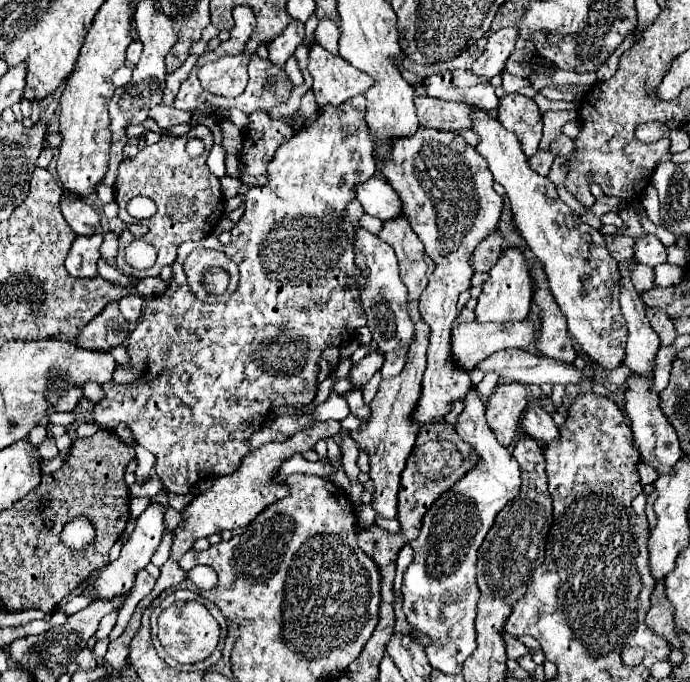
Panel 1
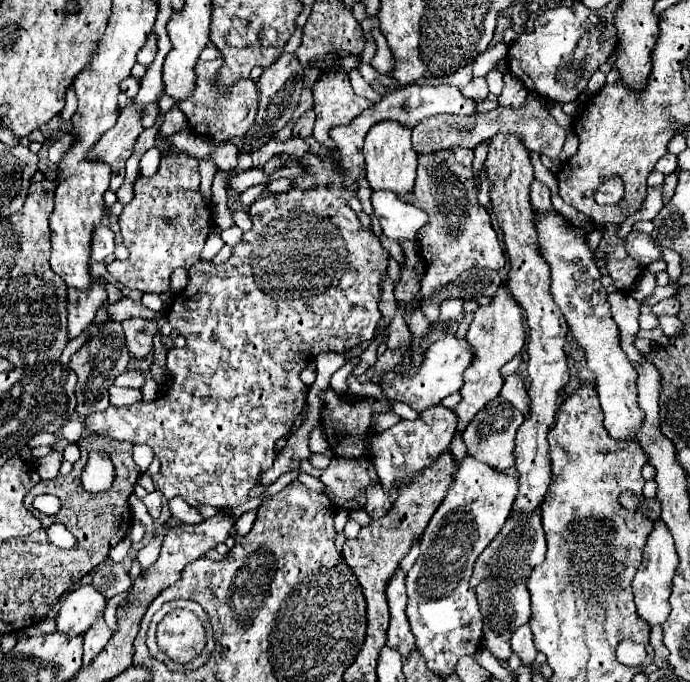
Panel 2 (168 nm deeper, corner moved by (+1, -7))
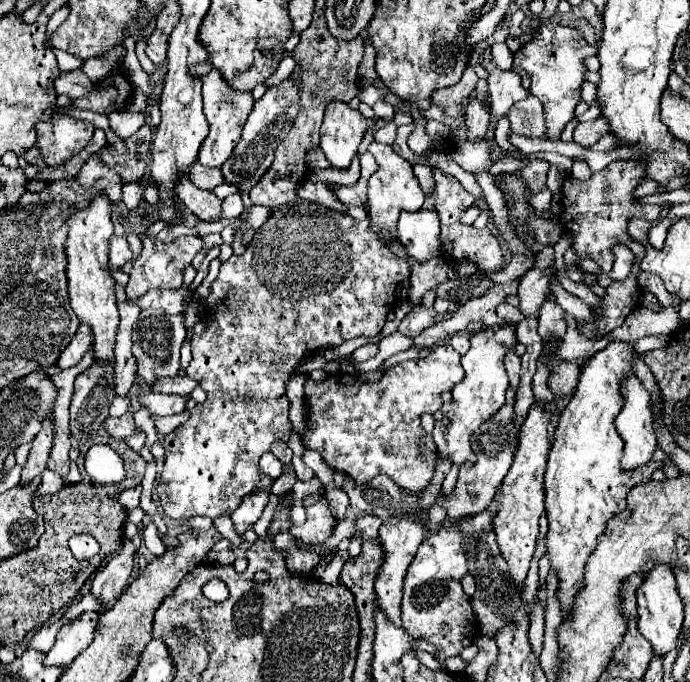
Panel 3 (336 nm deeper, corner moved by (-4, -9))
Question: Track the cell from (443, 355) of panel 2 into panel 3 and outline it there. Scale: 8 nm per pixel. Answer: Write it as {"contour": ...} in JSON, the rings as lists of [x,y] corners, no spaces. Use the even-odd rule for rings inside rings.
{"contour":[[[440,344],[420,360],[402,362],[384,372],[378,382],[360,382],[352,374],[330,374],[322,382],[306,380],[310,424],[302,442],[318,450],[328,466],[362,484],[378,474],[388,474],[398,486],[422,490],[434,470],[434,442],[420,426],[420,416],[440,410],[440,394],[464,378],[460,354],[450,344]]]}

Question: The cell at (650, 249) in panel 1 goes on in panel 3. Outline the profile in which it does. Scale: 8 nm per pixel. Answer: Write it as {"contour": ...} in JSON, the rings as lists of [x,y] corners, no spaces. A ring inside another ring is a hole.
{"contour":[[[632,218],[628,222],[628,232],[634,240],[640,240],[640,242],[646,242],[648,240],[648,230],[650,230],[652,222],[648,220],[642,220],[642,218]]]}

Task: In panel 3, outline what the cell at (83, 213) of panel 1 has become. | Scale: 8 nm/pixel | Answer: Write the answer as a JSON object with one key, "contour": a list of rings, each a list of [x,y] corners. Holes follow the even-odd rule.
{"contour":[[[112,236],[110,238],[110,264],[114,268],[122,268],[132,258],[132,250],[124,236]]]}

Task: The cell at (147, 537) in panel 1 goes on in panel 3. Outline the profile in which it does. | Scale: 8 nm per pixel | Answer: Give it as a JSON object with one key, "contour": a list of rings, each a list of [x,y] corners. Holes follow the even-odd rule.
{"contour":[[[82,612],[70,624],[62,626],[56,636],[56,644],[46,654],[46,664],[48,666],[70,664],[94,640],[96,624],[98,624],[96,612]]]}

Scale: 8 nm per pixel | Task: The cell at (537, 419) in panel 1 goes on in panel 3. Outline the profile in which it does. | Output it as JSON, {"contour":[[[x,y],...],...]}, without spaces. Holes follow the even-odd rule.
{"contour":[[[516,352],[506,356],[506,372],[510,376],[510,390],[516,392],[520,386],[520,358],[516,356]]]}

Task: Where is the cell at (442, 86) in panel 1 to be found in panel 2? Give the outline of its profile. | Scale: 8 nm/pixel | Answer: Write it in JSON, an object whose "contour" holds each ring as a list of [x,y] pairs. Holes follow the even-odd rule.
{"contour":[[[411,84],[407,88],[401,88],[401,90],[395,90],[387,96],[383,96],[377,104],[373,104],[371,108],[367,108],[363,114],[359,114],[349,126],[337,126],[333,128],[329,134],[331,138],[335,140],[337,144],[337,152],[341,154],[341,160],[343,160],[343,168],[345,168],[345,176],[341,172],[337,172],[337,164],[331,160],[331,158],[319,158],[319,156],[305,156],[303,158],[303,164],[307,166],[307,174],[301,176],[301,178],[295,178],[297,186],[287,192],[287,194],[271,194],[271,196],[265,196],[261,198],[259,202],[253,202],[251,204],[251,220],[253,220],[253,228],[249,232],[243,234],[241,242],[233,248],[231,252],[231,258],[221,264],[221,266],[211,266],[207,262],[197,262],[195,266],[189,268],[189,284],[183,292],[179,292],[171,304],[171,308],[167,310],[167,316],[169,316],[169,324],[171,328],[179,330],[179,334],[183,334],[187,338],[187,346],[185,348],[173,348],[169,350],[167,354],[167,368],[169,368],[169,378],[167,378],[167,386],[169,392],[167,396],[161,396],[161,398],[155,398],[153,402],[145,404],[145,402],[137,402],[137,404],[131,404],[131,406],[125,406],[125,408],[115,408],[115,406],[109,406],[107,410],[103,412],[95,412],[95,414],[89,414],[85,418],[85,426],[99,434],[99,436],[107,436],[111,440],[127,440],[127,442],[133,442],[133,444],[149,444],[155,452],[155,456],[159,456],[161,460],[161,470],[159,470],[159,480],[157,480],[157,488],[159,492],[171,500],[175,496],[181,496],[189,506],[193,508],[199,508],[203,504],[209,504],[209,506],[217,506],[217,508],[229,508],[229,506],[235,506],[235,504],[241,504],[249,498],[249,490],[255,486],[255,480],[259,478],[261,472],[269,470],[273,466],[273,458],[275,458],[275,442],[279,438],[287,438],[293,430],[293,424],[295,424],[295,418],[299,416],[299,412],[303,410],[303,402],[305,402],[305,394],[307,394],[307,386],[299,380],[299,374],[301,370],[307,366],[307,362],[321,354],[321,352],[327,352],[327,350],[333,350],[333,352],[349,352],[355,344],[359,342],[369,342],[375,334],[375,326],[381,318],[381,312],[379,312],[379,302],[381,302],[381,280],[387,272],[387,262],[389,262],[389,252],[383,250],[379,238],[375,234],[371,234],[361,222],[359,218],[355,216],[355,212],[347,206],[347,200],[351,196],[355,196],[355,180],[361,178],[365,174],[365,162],[363,162],[363,154],[361,154],[361,148],[363,148],[363,138],[365,134],[369,132],[369,128],[381,120],[397,120],[401,124],[405,124],[407,128],[413,128],[415,124],[419,124],[423,118],[429,118],[429,116],[437,116],[437,114],[473,114],[477,108],[477,104],[469,98],[465,98],[461,94],[459,88],[455,86],[417,86],[417,84]]]}

